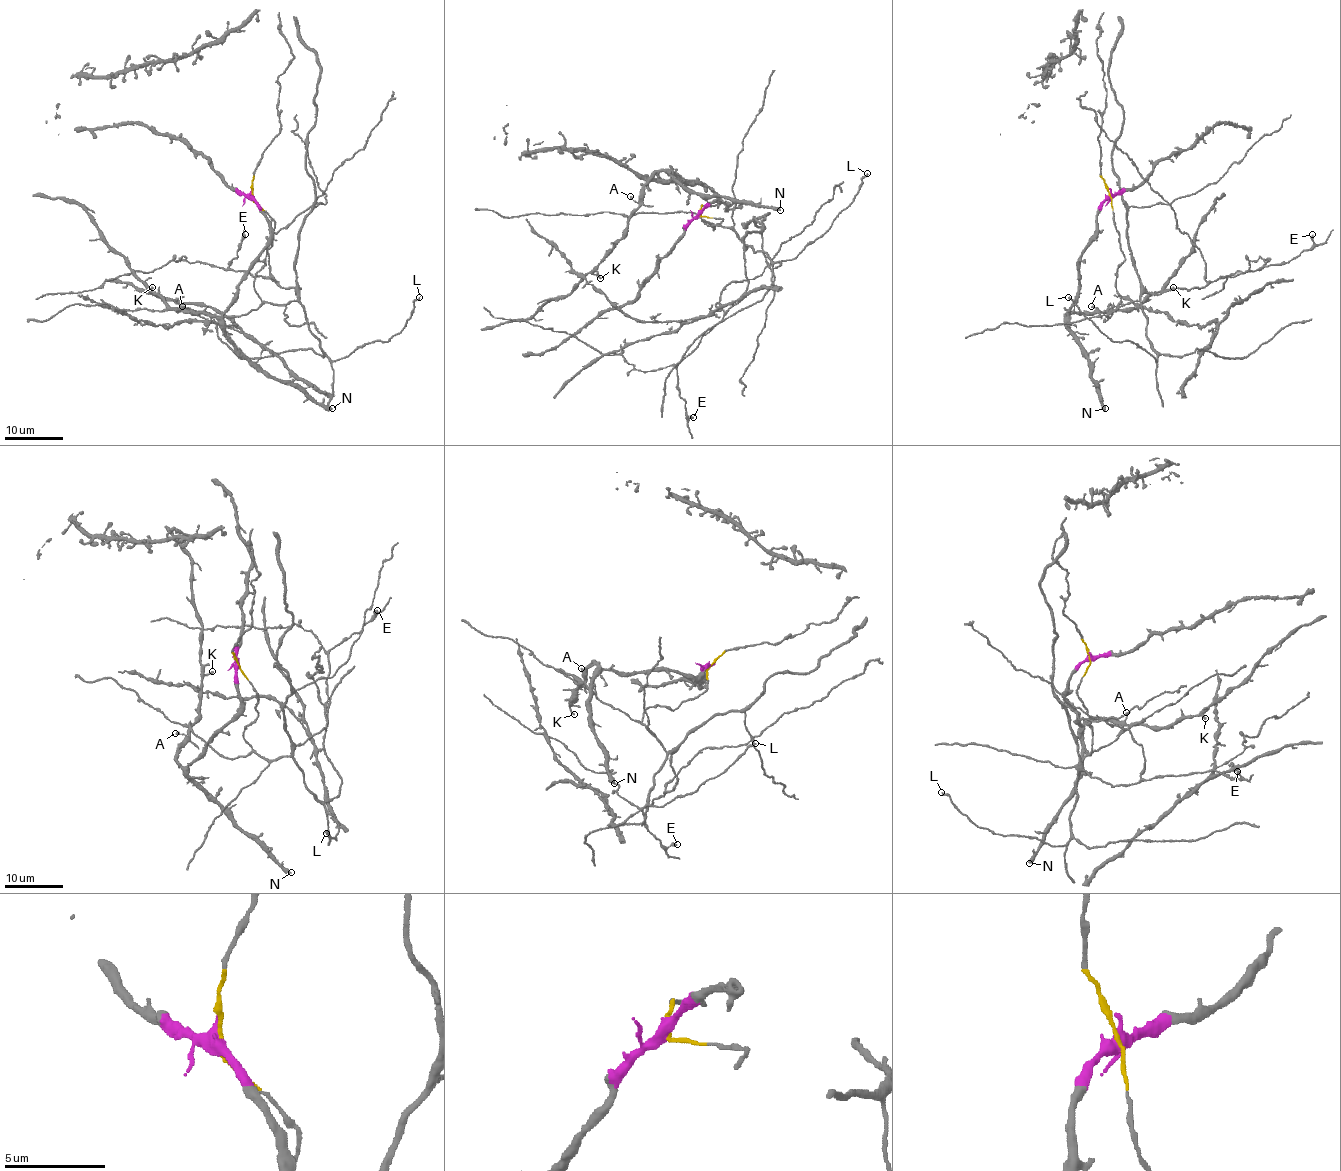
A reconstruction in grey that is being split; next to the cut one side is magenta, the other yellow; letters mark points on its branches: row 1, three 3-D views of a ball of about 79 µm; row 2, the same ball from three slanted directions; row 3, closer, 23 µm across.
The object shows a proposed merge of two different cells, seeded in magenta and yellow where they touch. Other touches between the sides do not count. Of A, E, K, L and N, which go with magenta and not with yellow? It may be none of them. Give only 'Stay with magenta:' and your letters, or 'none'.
Stay with magenta: A, K, N

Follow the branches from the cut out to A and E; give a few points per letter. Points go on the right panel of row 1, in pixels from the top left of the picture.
A: (1110, 193), (1097, 217), (1092, 241), (1081, 257), (1078, 298), (1066, 317), (1097, 308), (1091, 307)
E: (1110, 193), (1124, 262), (1116, 289), (1121, 304), (1290, 262), (1313, 244), (1313, 234)

